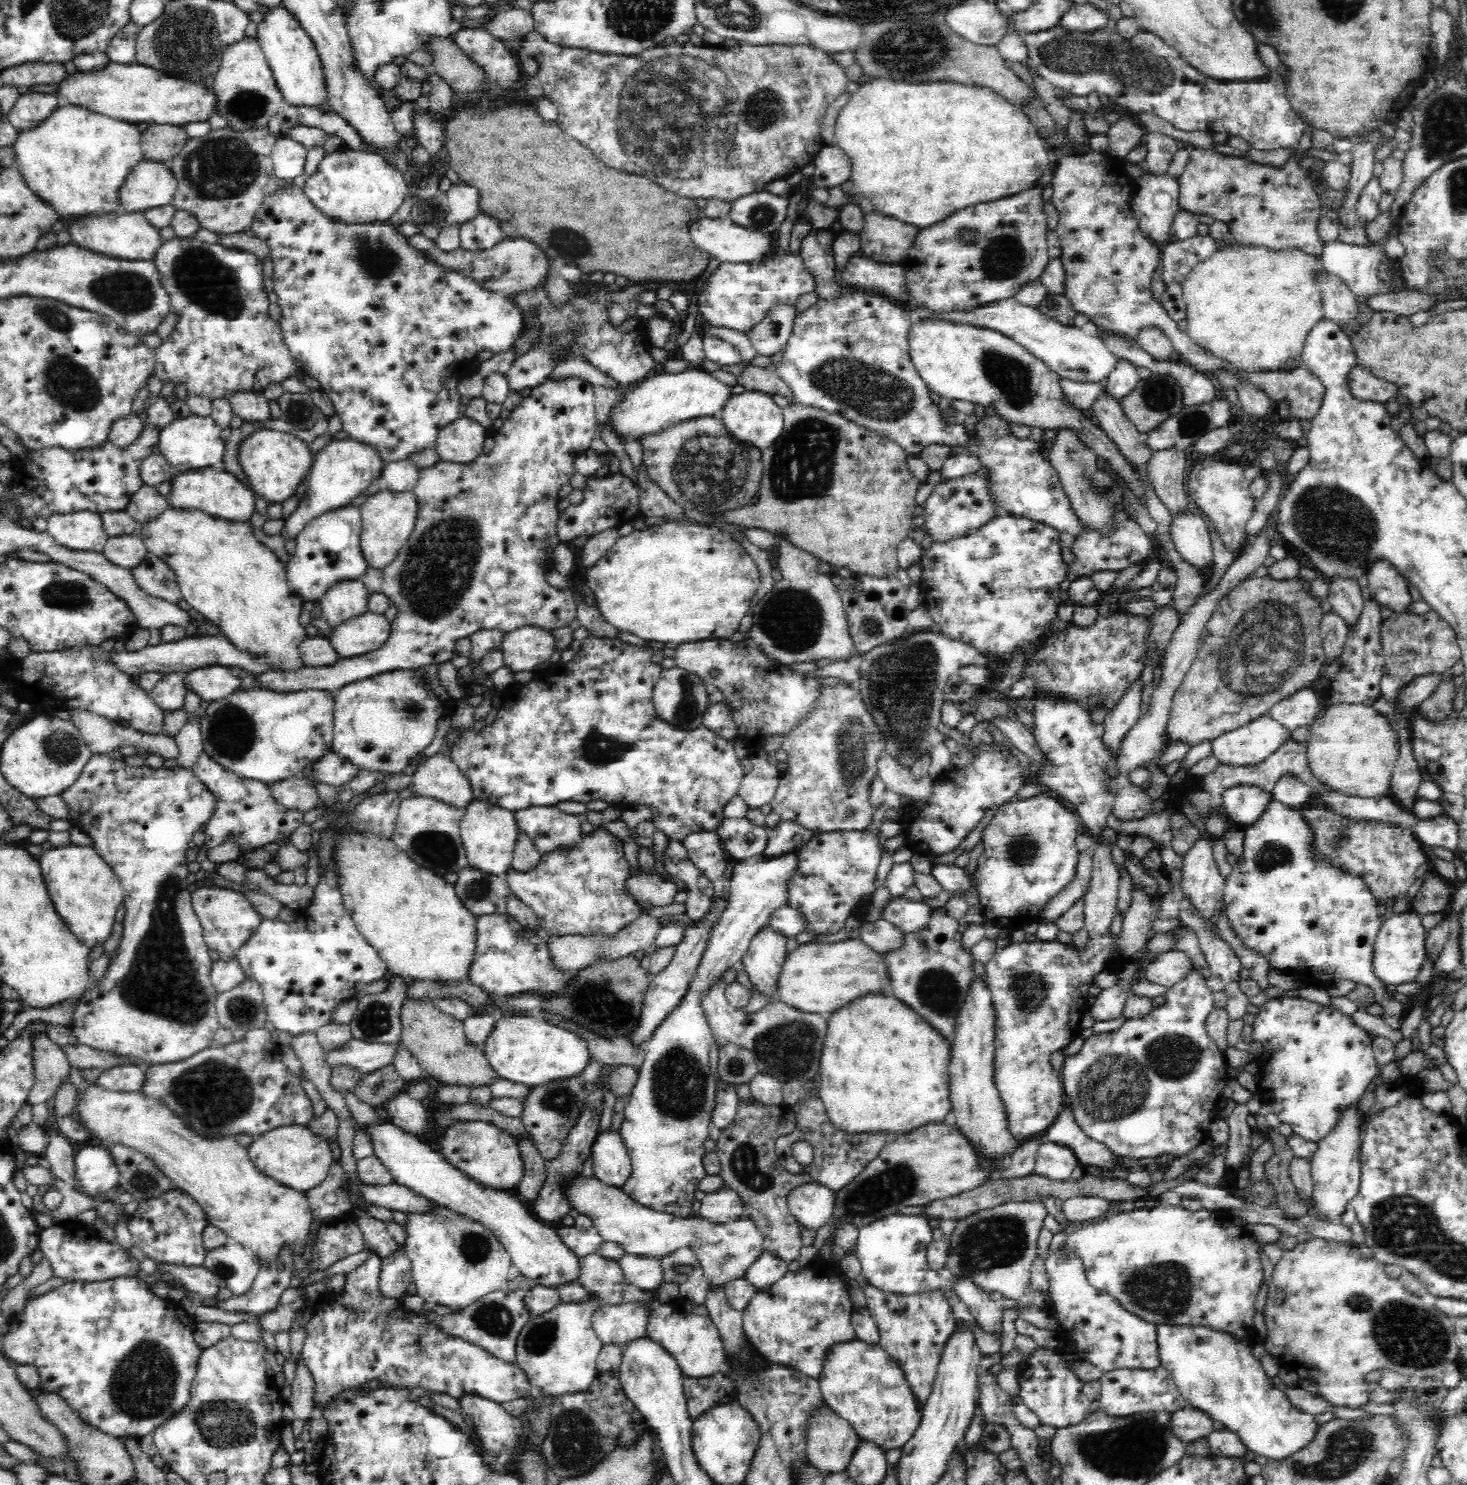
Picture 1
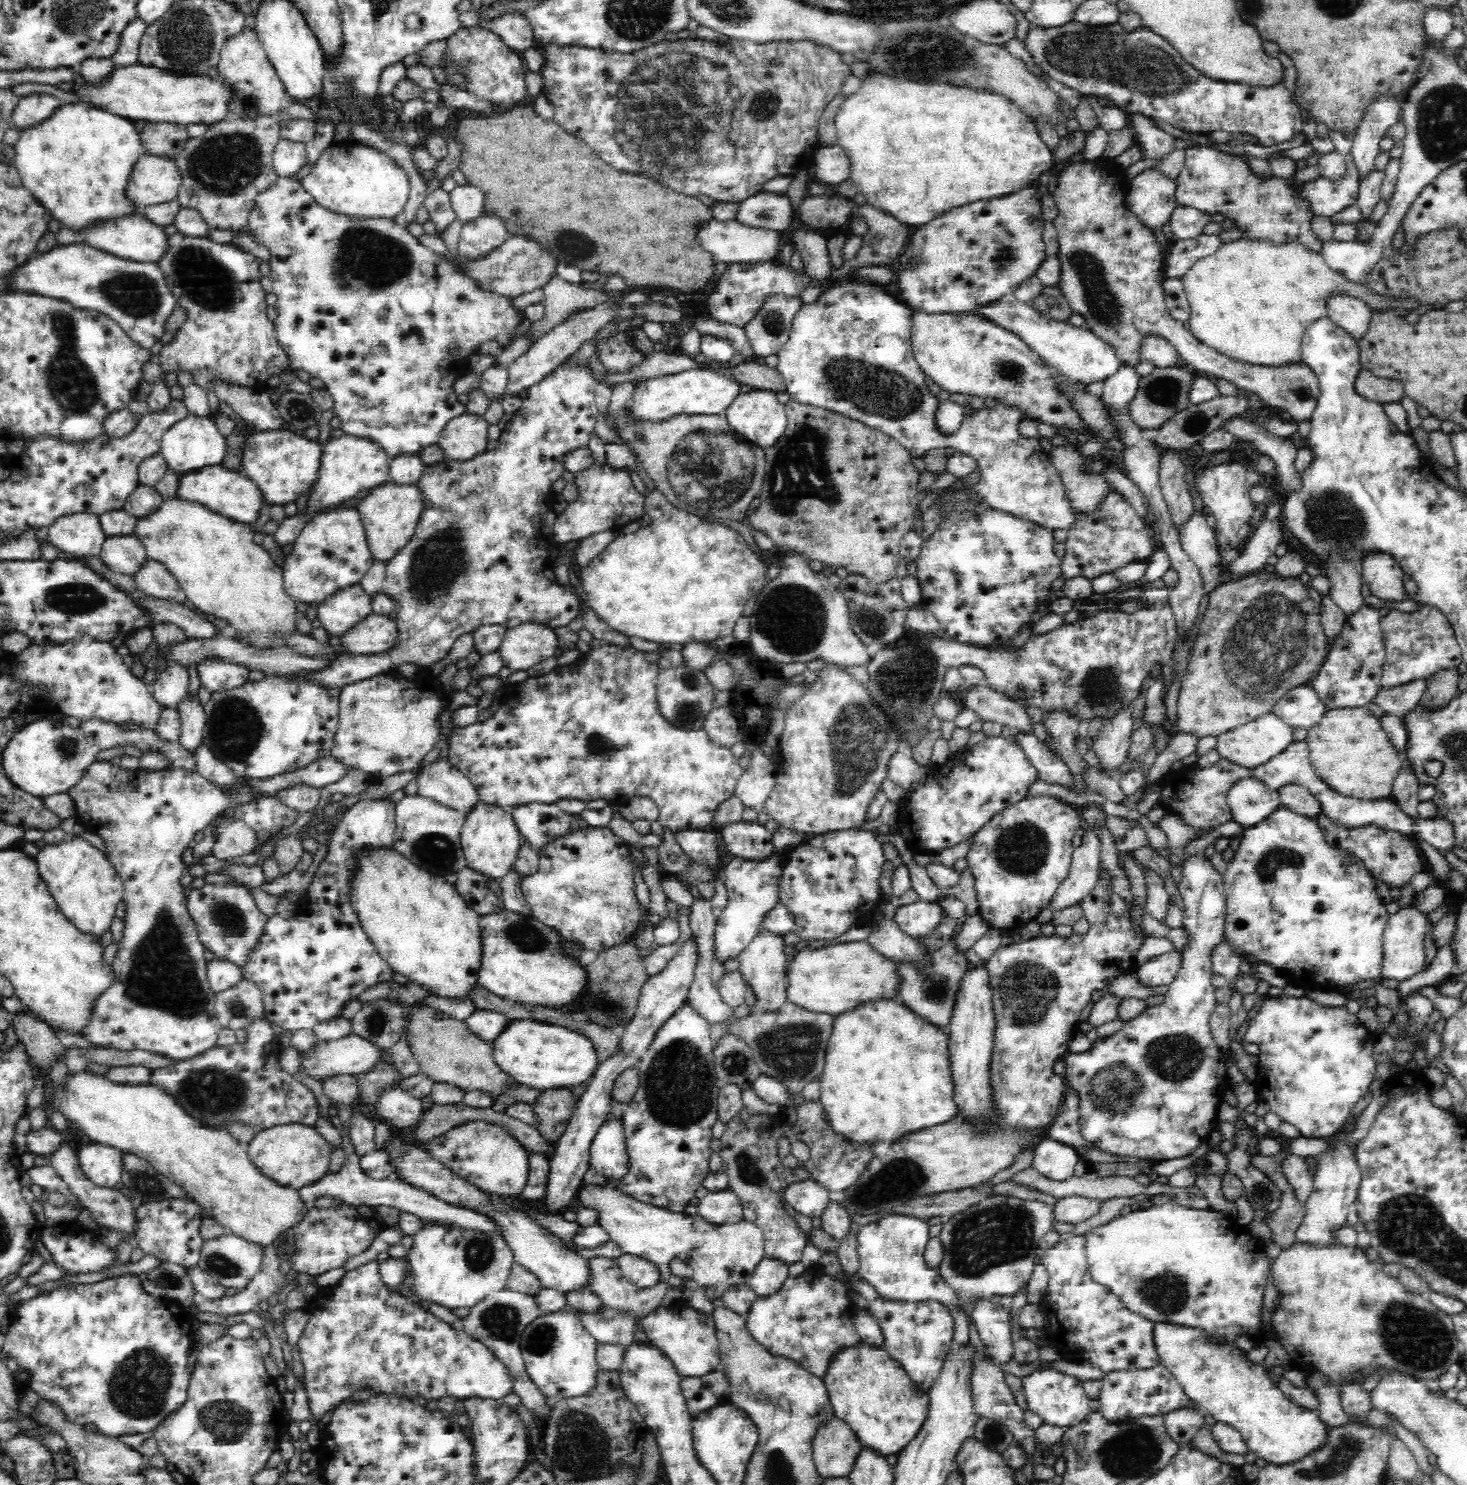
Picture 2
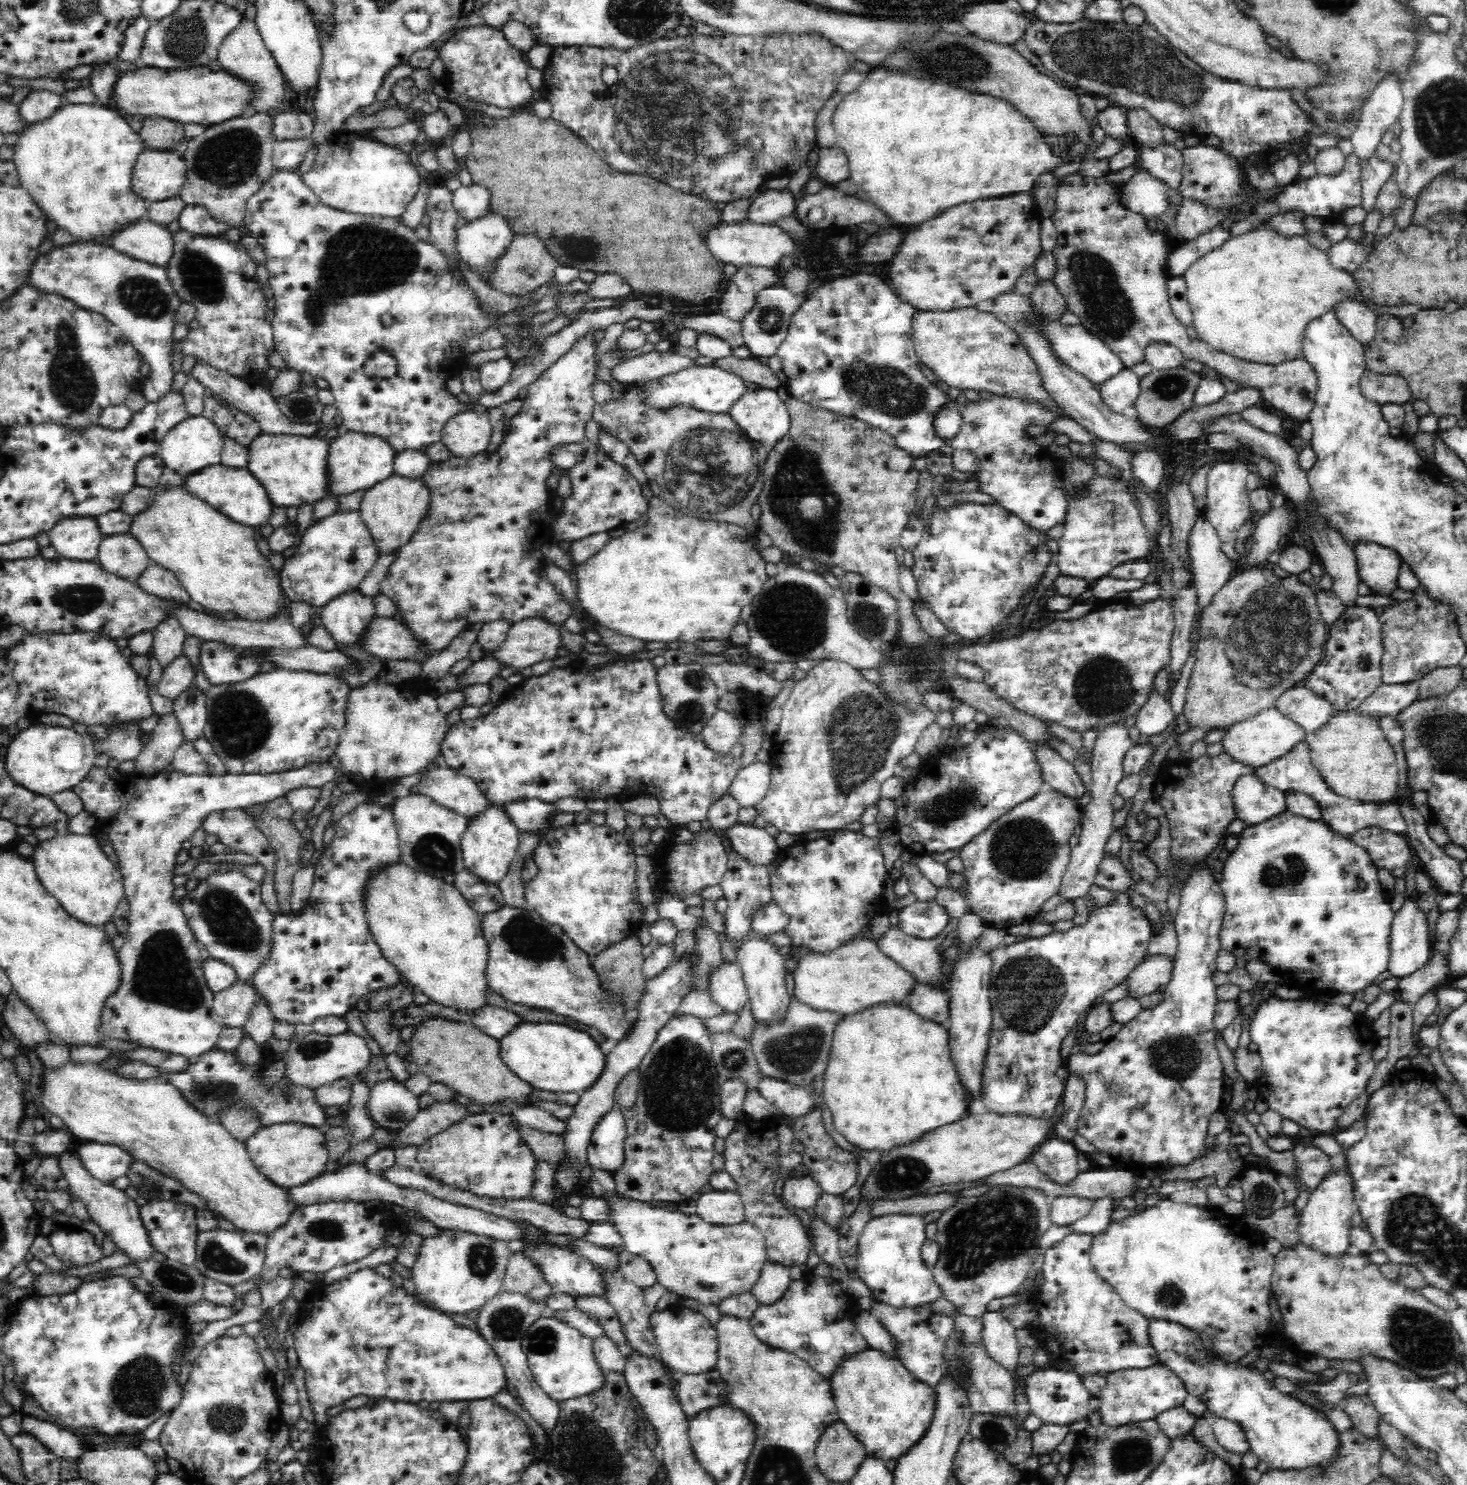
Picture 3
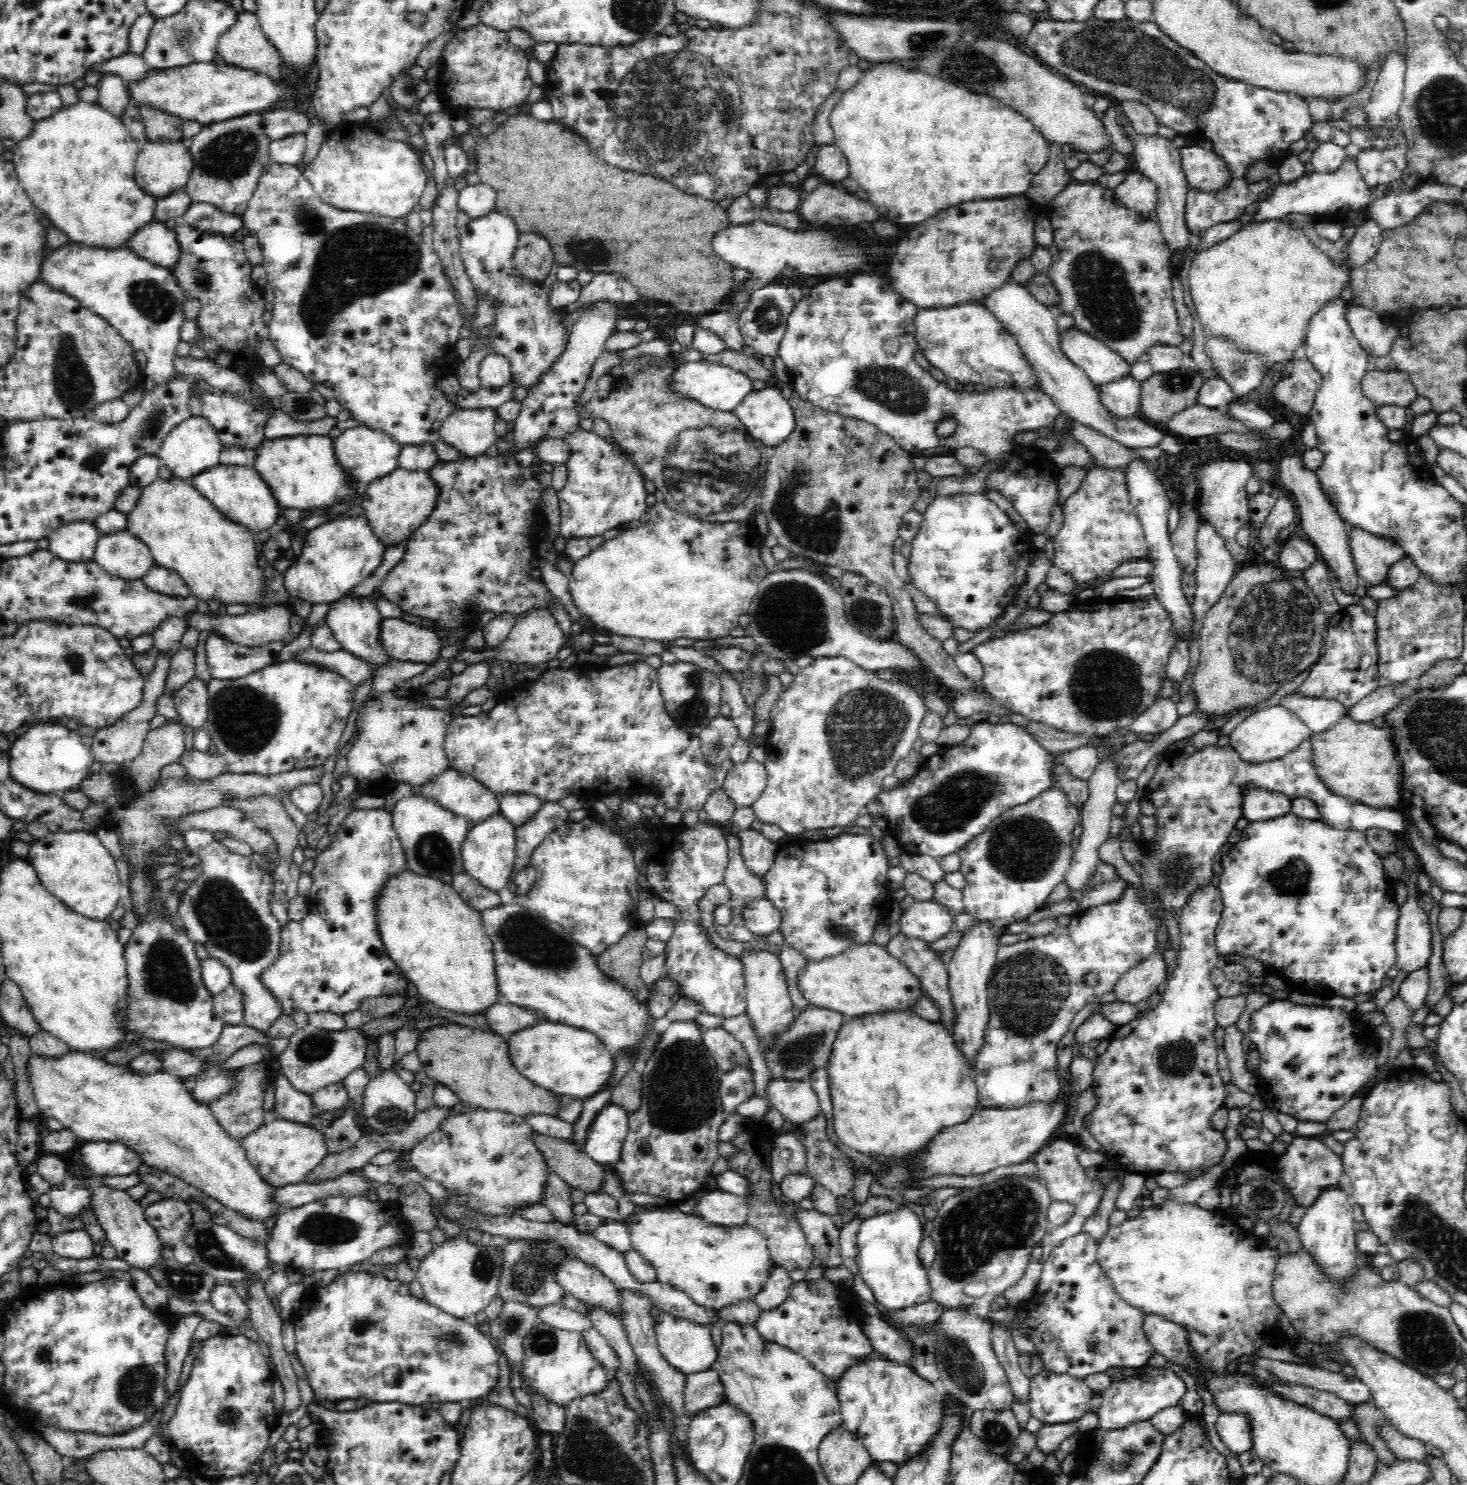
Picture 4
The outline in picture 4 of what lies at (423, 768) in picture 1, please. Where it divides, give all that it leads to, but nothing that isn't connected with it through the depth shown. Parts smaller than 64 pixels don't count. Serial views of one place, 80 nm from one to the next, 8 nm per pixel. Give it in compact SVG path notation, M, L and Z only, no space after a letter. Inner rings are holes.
M448 768L439 776L425 783L420 794L439 804L442 808L446 808L449 812L467 819L470 824L482 823L499 812L498 801L491 790L485 788L474 777L455 769Z

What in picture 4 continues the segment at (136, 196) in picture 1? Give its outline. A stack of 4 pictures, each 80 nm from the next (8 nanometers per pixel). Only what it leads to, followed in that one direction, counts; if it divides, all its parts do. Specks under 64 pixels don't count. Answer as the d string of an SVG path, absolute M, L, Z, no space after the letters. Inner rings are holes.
M146 141L140 144L140 147L135 162L134 180L142 191L159 199L183 188L192 170L192 159L190 159L186 141L174 141L173 143Z

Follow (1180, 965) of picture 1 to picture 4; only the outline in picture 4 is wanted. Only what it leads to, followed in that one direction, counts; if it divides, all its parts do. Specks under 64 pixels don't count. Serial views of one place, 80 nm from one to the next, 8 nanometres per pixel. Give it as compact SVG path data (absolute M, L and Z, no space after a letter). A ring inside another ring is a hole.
M1152 953L1146 960L1132 967L1117 980L1113 988L1117 1000L1138 1004L1157 992L1158 986L1168 980L1167 962L1162 953Z

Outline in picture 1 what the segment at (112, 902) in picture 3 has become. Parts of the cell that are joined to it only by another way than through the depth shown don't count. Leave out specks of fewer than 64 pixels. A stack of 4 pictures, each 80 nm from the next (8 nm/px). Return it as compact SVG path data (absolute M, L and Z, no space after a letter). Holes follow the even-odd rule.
M71 844L44 851L38 857L41 874L55 911L82 944L89 949L102 946L112 932L115 914L123 907L123 886L110 865L94 847Z

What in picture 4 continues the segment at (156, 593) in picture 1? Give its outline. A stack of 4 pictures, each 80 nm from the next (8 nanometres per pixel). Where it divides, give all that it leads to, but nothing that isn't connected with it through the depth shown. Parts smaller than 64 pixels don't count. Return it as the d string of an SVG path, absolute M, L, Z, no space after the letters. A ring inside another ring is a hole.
M153 564L147 574L140 578L142 583L152 591L164 593L173 597L187 597L190 595L188 585L184 583L176 571Z

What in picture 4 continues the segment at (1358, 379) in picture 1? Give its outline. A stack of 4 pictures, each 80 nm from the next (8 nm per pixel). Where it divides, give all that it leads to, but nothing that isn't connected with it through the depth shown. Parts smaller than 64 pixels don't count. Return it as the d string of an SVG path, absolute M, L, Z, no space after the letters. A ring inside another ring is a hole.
M1369 368L1361 380L1364 396L1378 406L1395 405L1409 408L1416 400L1416 391L1407 372L1379 371Z

